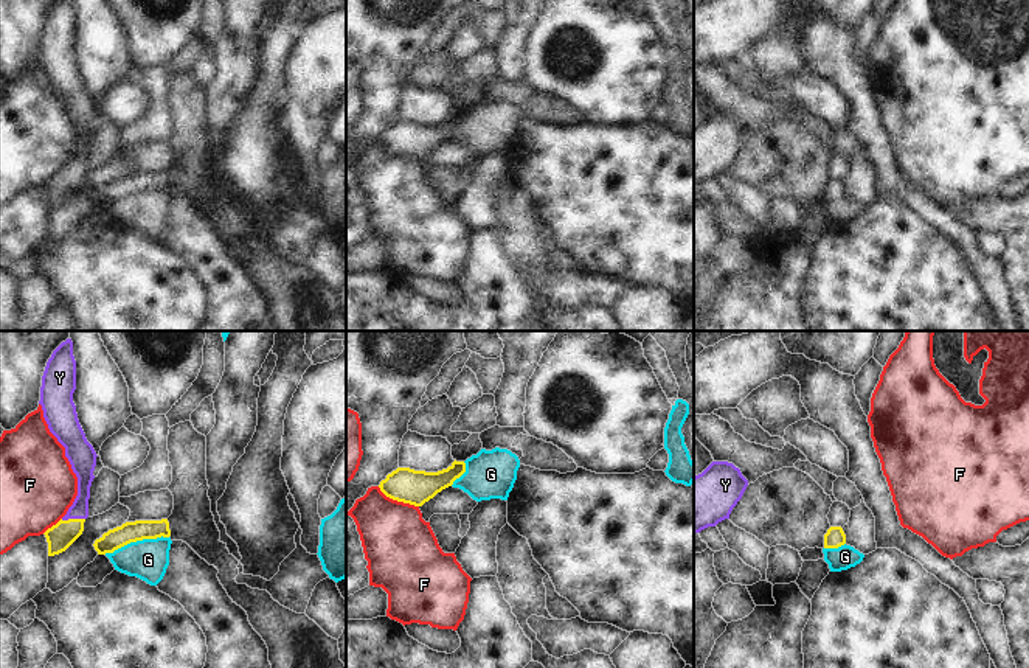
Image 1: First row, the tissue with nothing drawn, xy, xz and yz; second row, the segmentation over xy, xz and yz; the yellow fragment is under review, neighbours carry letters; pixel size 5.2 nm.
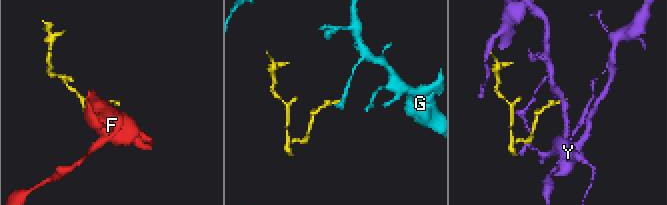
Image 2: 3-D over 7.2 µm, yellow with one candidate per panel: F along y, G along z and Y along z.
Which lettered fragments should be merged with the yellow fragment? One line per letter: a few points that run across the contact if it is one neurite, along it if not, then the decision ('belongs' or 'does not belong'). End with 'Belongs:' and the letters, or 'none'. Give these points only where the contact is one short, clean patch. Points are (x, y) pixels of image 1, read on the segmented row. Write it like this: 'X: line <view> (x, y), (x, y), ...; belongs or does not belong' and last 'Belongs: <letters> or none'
F: line xz (377, 487), (387, 496), (418, 507); does not belong
G: line xy (168, 536), (131, 541), (104, 553); does not belong
Y: line xy (64, 533), (72, 519), (79, 510); belongs
Belongs: Y

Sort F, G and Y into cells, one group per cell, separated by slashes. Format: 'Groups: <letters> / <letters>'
Groups: F / G / Y.

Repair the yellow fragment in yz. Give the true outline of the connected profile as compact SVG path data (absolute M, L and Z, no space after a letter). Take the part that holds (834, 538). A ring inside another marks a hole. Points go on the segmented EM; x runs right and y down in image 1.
M830 527L824 534L824 548L838 548L846 544L846 534L841 527Z

